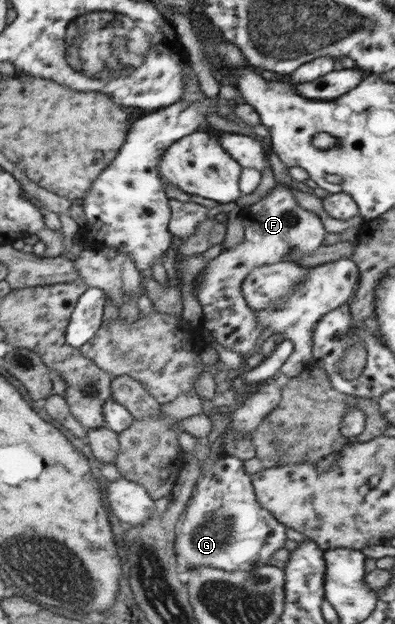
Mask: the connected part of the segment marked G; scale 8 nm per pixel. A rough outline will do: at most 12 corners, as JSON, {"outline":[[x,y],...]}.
{"outline":[[241,458],[201,473],[175,529],[180,567],[248,571],[287,528]]}

